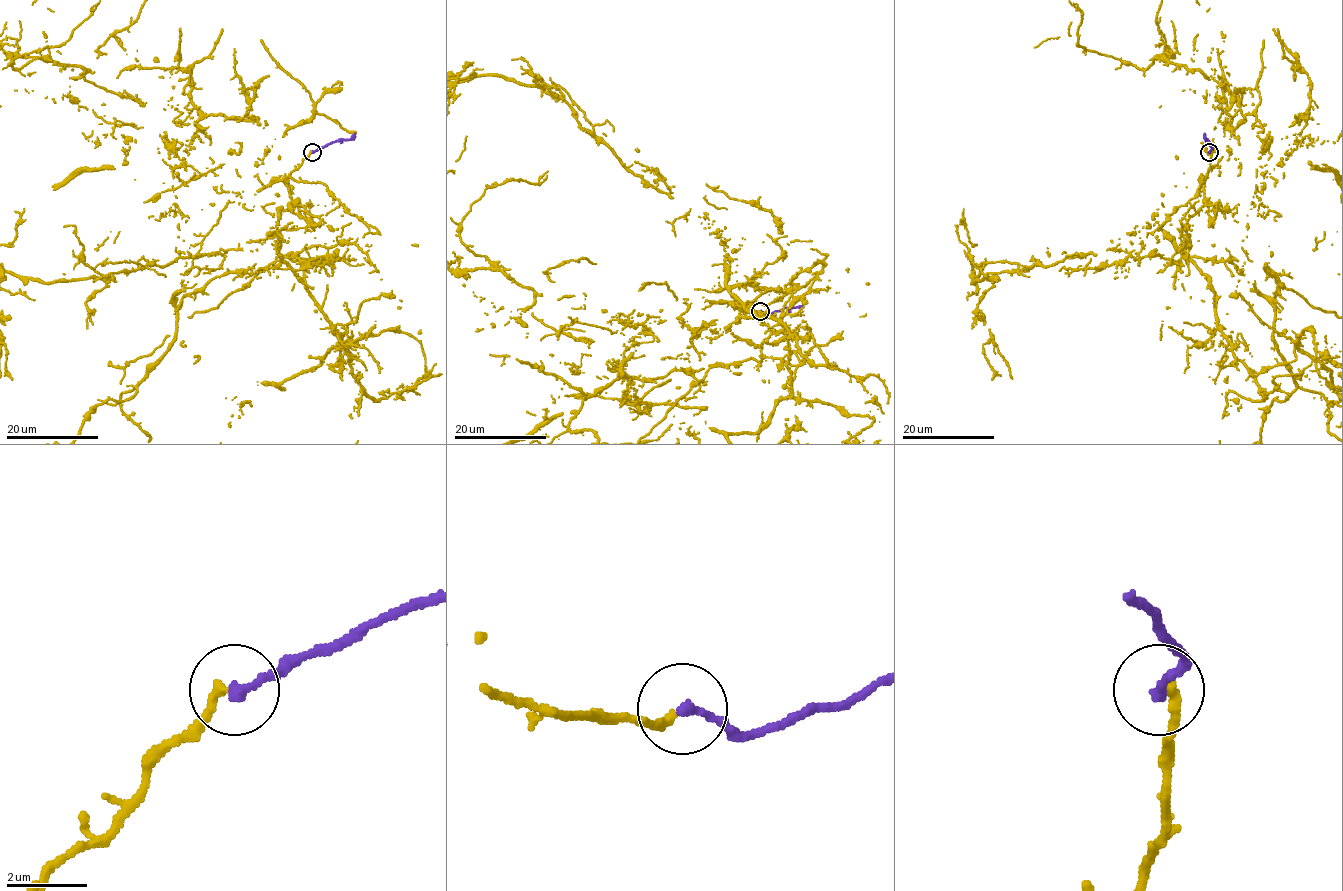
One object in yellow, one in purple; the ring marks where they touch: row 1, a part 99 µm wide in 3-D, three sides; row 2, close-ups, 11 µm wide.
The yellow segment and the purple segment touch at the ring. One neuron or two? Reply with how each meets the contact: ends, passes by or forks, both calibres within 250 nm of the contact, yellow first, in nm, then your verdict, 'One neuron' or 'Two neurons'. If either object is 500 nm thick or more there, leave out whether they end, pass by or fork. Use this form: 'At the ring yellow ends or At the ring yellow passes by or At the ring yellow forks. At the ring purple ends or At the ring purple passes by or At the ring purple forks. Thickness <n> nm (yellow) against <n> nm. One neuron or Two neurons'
At the ring yellow ends. At the ring purple ends. Thickness 240 nm (yellow) against 280 nm. One neuron

